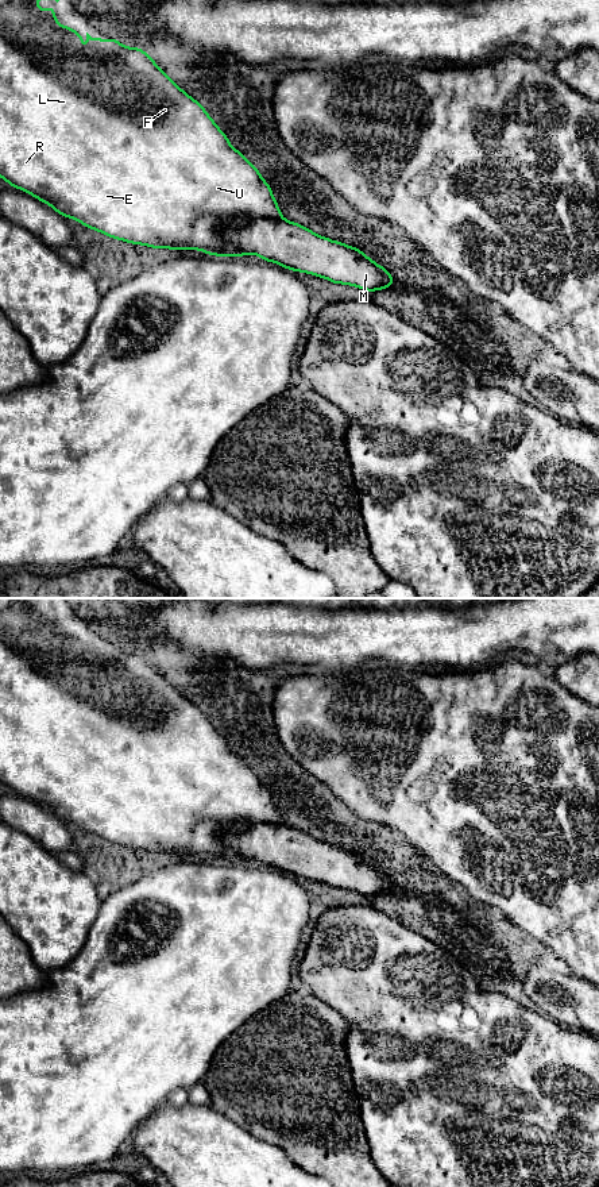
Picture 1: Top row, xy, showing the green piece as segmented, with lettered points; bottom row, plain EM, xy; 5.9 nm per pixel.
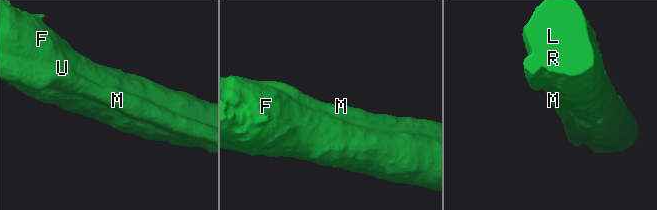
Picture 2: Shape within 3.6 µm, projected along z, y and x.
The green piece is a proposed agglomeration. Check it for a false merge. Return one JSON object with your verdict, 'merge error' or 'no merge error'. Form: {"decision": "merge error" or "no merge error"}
{"decision": "no merge error"}

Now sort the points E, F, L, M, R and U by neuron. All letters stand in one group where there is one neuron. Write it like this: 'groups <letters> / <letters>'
groups E F L M R U

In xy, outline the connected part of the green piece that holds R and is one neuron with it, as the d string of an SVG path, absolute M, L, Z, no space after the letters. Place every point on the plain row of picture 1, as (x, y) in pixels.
M0 598L0 782L5 785L11 791L22 794L26 798L36 802L38 805L49 809L53 814L61 818L63 822L72 822L84 829L88 833L96 835L98 837L105 839L109 843L120 844L123 847L143 849L154 853L173 853L173 855L202 855L206 860L220 860L220 862L243 862L244 859L255 859L259 863L263 863L267 867L275 867L289 875L293 876L304 876L313 879L316 882L326 883L333 889L345 889L358 891L363 895L380 895L390 893L395 886L393 885L390 876L384 872L375 868L366 859L363 859L356 852L349 852L345 848L335 847L328 843L320 841L314 839L312 835L308 835L298 828L287 826L282 822L279 812L273 801L270 790L263 785L259 775L236 754L233 754L227 743L227 740L216 731L212 722L206 718L204 712L186 700L163 675L158 672L158 670L151 664L151 662L140 655L139 652L125 652L117 647L116 643L109 644L93 644L86 637L88 647L88 659L81 659L81 640L78 636L72 635L69 631L61 632L59 627L55 624L55 613L47 612L45 616L35 609L35 605L39 604L54 604L57 608L59 606L59 601L55 598Z

